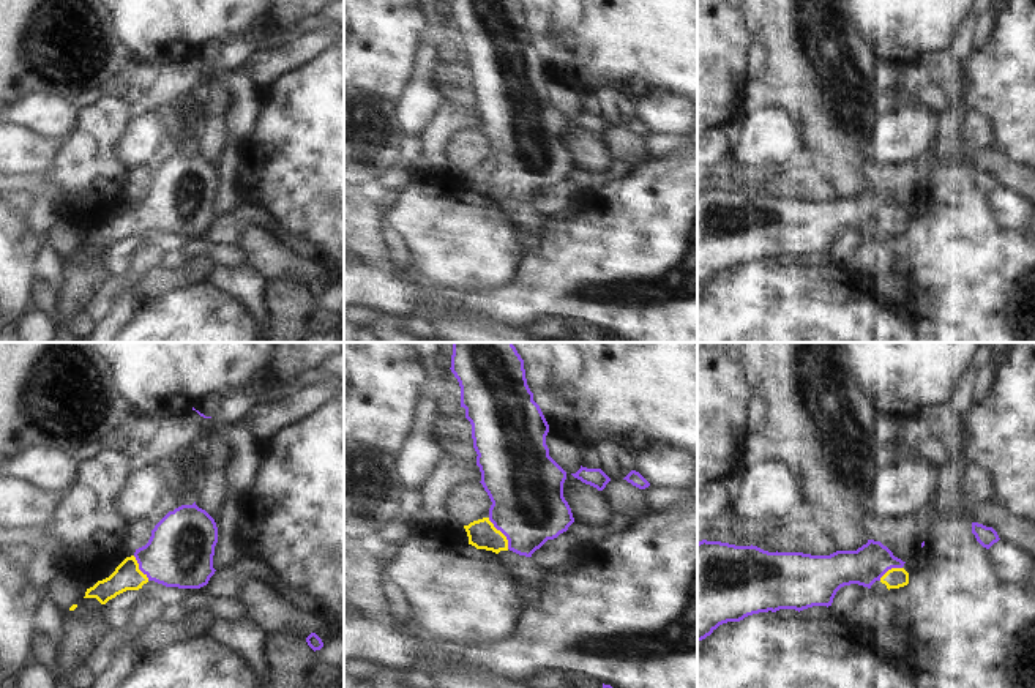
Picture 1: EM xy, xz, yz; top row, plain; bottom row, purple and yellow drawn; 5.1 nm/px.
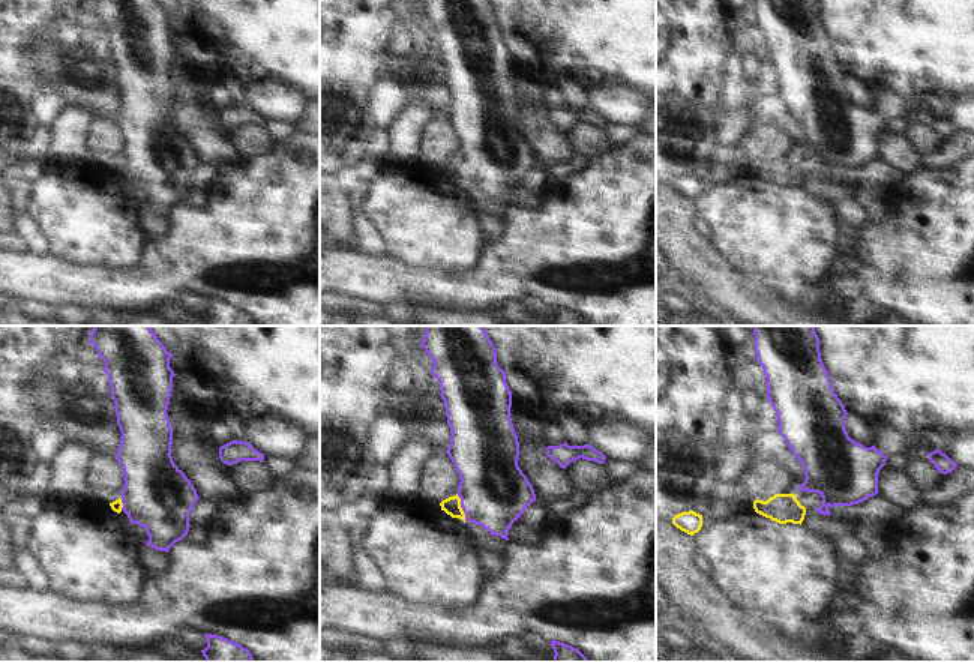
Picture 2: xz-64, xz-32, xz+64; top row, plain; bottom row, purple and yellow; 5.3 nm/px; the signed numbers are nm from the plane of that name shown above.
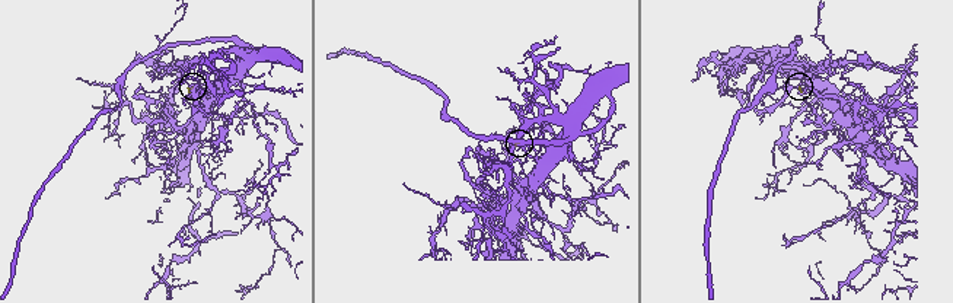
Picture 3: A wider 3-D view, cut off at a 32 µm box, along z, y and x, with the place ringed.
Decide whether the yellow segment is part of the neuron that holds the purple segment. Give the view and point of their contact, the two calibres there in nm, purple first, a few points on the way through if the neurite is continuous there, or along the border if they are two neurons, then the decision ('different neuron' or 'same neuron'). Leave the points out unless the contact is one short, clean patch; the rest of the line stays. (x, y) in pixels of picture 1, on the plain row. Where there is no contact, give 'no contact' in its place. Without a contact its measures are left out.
meets purple in xz at (502, 179); 380 nm thick on the purple side, 150 nm on the other; runs through xz (526, 136), (523, 158), (502, 179), (482, 180); same neuron

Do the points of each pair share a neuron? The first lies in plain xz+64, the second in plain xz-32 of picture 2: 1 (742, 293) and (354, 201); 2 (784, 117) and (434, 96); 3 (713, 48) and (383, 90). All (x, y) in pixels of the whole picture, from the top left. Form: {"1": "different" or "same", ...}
{"1": "different", "2": "different", "3": "different"}

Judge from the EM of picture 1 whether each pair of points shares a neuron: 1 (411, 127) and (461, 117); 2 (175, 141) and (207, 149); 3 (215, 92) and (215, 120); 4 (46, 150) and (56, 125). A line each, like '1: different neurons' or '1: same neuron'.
1: different neurons
2: different neurons
3: same neuron
4: different neurons

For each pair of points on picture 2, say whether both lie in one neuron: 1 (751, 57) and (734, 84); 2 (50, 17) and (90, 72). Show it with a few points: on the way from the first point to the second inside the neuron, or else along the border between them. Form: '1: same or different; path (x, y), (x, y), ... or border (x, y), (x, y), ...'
1: different; border (740, 53), (743, 74), (751, 84)
2: different; border (57, 23), (45, 23), (30, 42), (24, 41)

